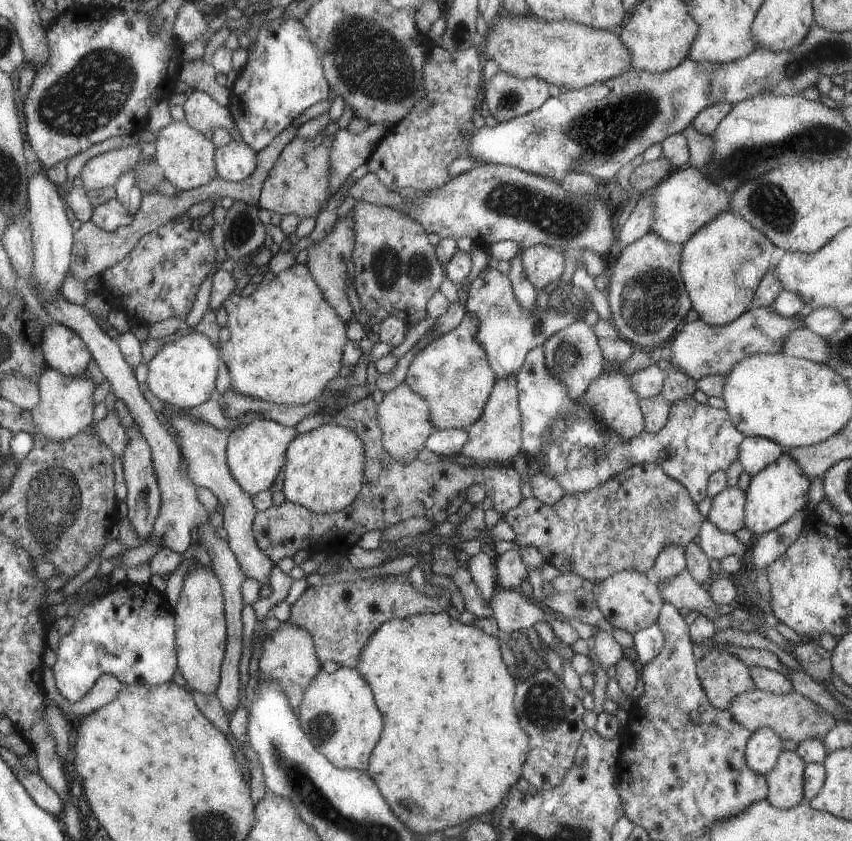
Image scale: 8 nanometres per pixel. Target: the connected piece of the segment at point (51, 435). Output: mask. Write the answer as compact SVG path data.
M47 366L38 384L41 400L35 408L31 408L37 436L45 436L55 442L65 442L65 440L79 436L83 430L94 424L95 400L93 400L93 392L98 385L89 378L88 374L83 374L79 378L71 378L71 376L61 374L59 370Z

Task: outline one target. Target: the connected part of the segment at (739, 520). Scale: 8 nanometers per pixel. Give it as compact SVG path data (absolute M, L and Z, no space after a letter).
M723 488L711 501L707 518L718 530L734 534L739 528L744 528L743 504L746 504L746 501L739 488Z

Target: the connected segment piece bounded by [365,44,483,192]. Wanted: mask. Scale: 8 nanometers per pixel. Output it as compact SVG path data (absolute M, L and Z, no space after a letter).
M433 44L425 64L423 64L423 98L378 141L375 149L369 154L369 158L365 160L368 173L375 174L385 188L395 192L403 187L433 190L433 188L439 188L448 182L451 178L447 174L449 162L467 154L465 152L467 136L473 136L473 132L475 132L471 114L478 105L480 87L483 85L482 63L482 50L479 44L456 52L447 52L441 46Z

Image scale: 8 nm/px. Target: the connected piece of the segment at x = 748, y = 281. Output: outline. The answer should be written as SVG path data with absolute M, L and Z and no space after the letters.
M729 210L717 212L687 242L683 242L682 282L699 318L707 324L720 326L743 314L749 308L759 280L771 266L769 261L774 248L766 235Z

